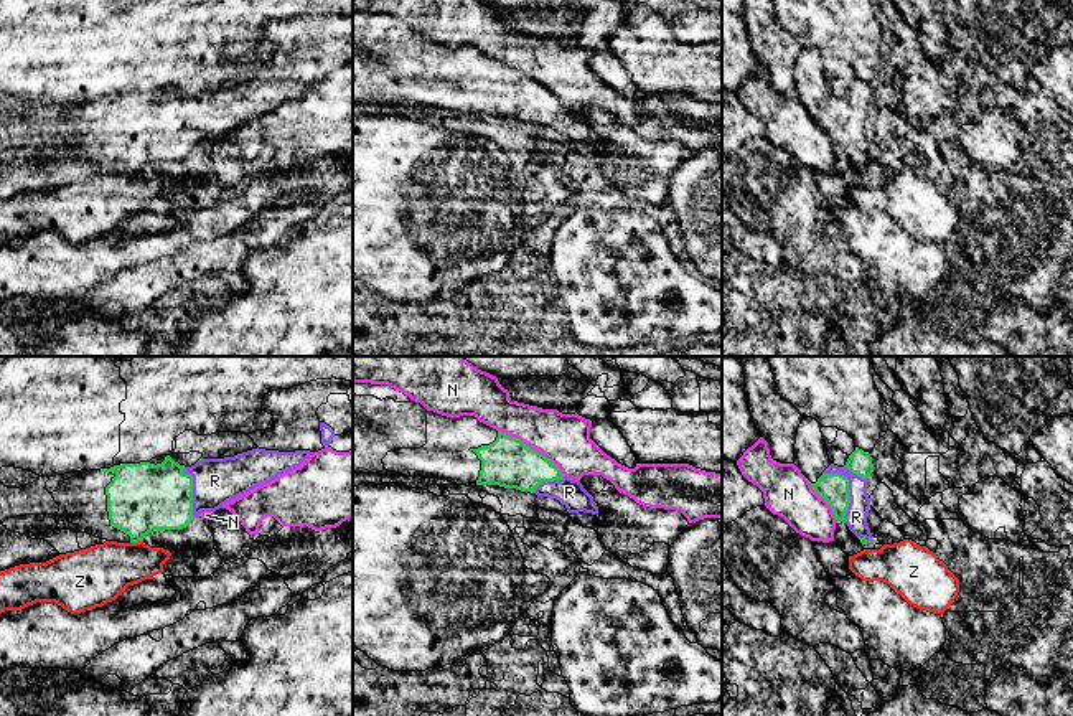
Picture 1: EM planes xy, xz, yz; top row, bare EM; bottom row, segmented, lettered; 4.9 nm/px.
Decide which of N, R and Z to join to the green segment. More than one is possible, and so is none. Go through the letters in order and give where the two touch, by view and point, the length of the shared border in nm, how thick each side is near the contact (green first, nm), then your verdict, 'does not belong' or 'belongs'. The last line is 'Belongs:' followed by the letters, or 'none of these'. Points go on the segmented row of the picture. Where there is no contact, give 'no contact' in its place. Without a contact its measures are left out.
N: meets green in xz at (529, 447); contact 400 nm long; 240 nm thick on the green side, 240 nm on the other; does not belong
R: meets green in yz at (848, 489); contact 280 nm long; 140 nm thick on the green side, 110 nm on the other; belongs
Z: meets green in xy at (135, 541); contact 70 nm long; 340 nm thick on the green side, 280 nm on the other; does not belong
Belongs: R

